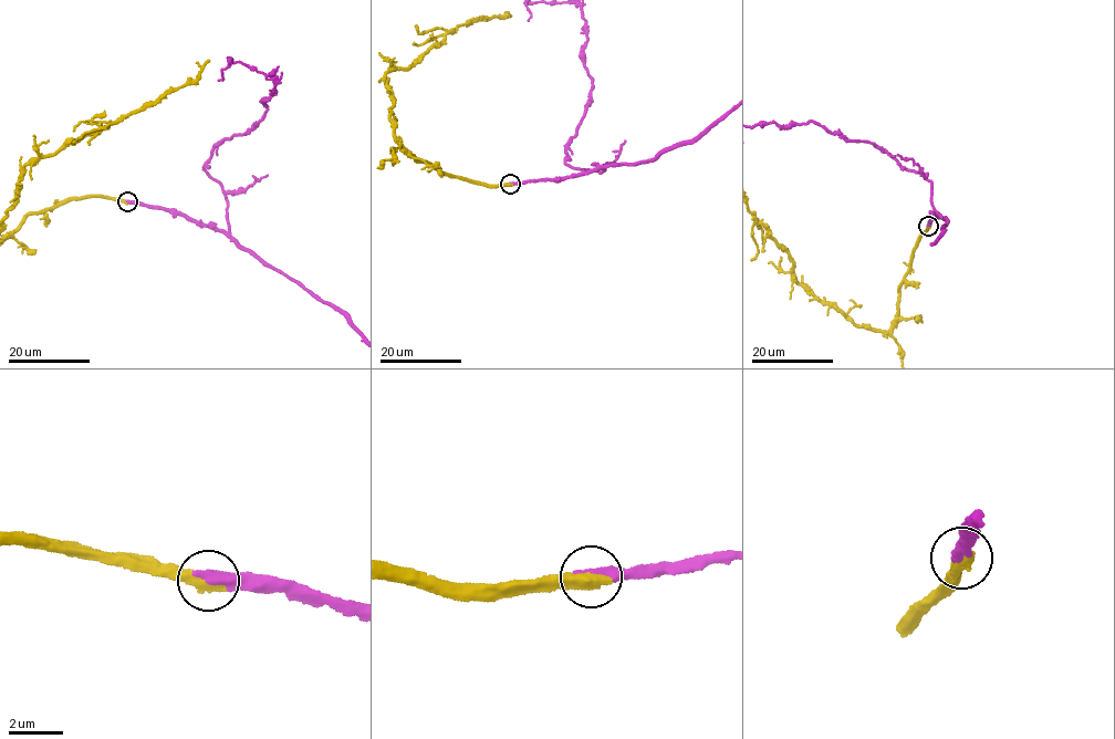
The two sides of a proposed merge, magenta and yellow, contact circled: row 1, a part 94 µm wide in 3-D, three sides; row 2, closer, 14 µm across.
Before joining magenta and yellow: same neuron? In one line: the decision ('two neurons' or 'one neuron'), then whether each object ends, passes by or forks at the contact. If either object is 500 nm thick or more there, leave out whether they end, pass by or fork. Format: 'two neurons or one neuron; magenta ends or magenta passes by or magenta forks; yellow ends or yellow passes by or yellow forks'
one neuron

